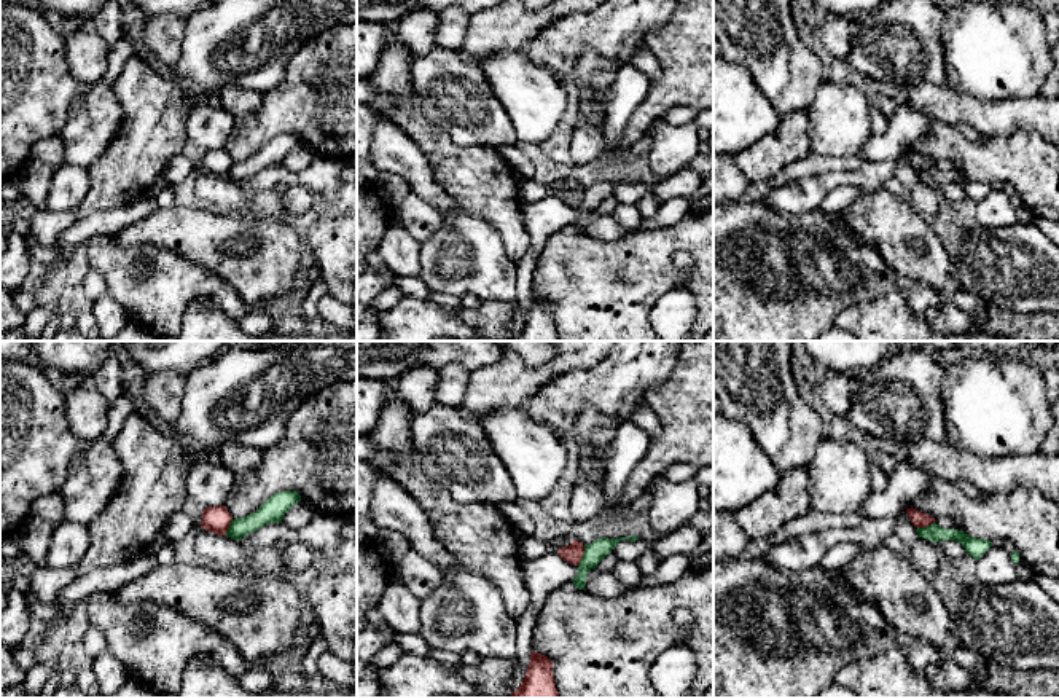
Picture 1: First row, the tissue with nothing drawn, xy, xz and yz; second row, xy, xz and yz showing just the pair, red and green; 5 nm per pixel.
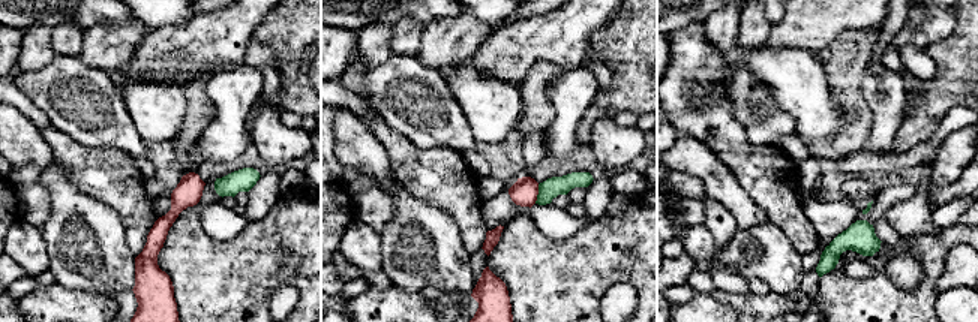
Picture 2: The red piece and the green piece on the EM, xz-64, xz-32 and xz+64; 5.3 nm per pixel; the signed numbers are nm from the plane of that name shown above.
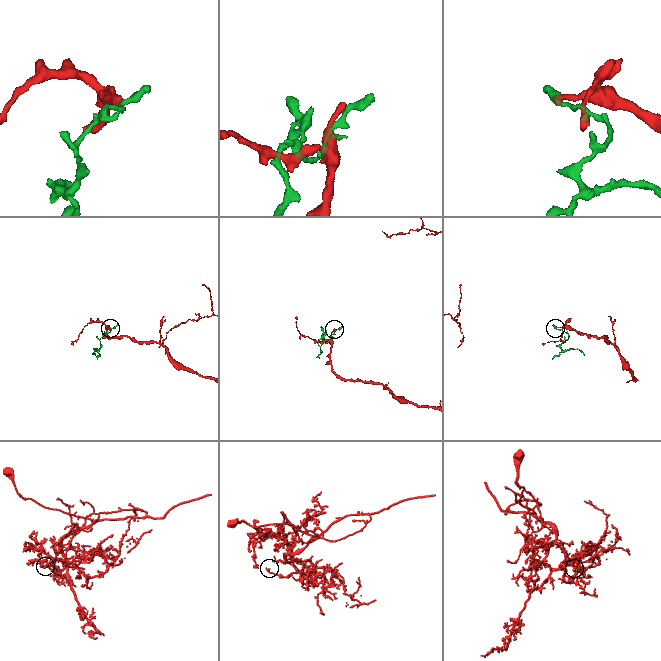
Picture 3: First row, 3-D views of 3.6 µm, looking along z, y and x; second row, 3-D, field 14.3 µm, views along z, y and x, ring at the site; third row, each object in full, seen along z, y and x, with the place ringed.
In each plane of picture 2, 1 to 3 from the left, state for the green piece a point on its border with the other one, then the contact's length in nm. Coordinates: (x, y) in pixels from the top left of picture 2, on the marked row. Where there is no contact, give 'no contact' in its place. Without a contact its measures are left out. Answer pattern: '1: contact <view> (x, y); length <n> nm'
1: no contact
2: contact xz-32 (537, 193); length 110 nm
3: no contact

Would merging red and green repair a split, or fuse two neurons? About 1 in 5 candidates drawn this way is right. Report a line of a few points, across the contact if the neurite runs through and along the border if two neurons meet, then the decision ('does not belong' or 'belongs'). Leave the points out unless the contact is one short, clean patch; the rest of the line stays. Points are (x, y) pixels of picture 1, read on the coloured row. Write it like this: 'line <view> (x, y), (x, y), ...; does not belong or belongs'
line xz (585, 545), (585, 553), (577, 564); does not belong

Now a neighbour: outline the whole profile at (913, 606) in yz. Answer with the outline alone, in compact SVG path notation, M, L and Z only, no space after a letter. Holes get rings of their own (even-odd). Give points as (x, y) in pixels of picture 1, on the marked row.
M879 545L865 550L841 572L850 588L874 602L903 634L941 647L949 636L949 614L936 586L906 556Z

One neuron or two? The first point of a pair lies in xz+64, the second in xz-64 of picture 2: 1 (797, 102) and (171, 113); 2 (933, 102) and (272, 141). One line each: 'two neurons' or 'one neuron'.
1: one neuron
2: two neurons

